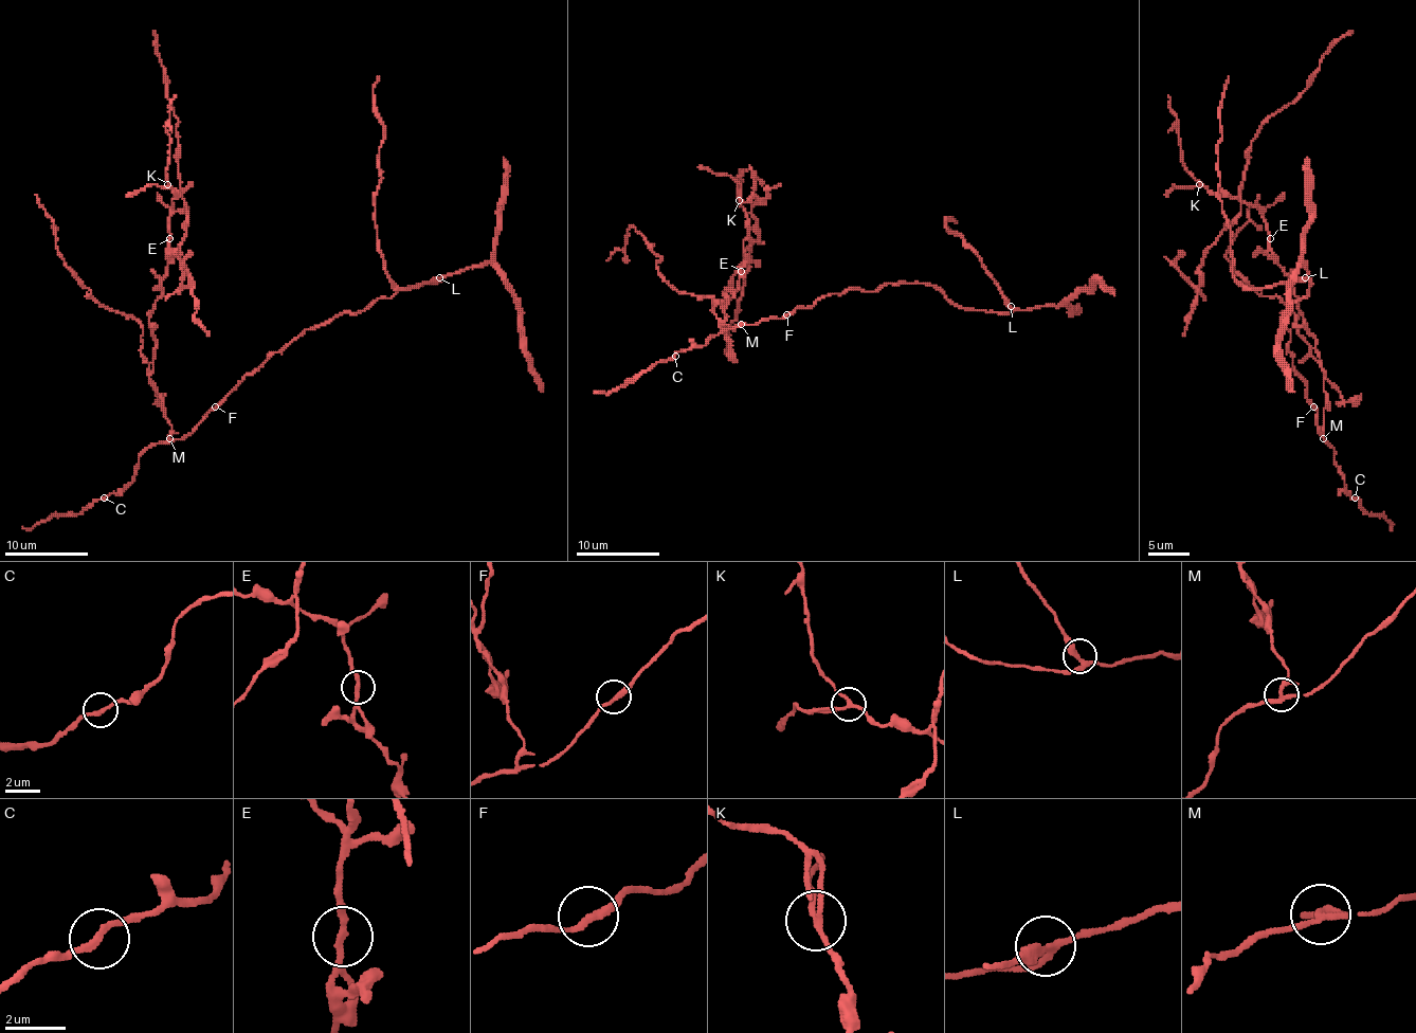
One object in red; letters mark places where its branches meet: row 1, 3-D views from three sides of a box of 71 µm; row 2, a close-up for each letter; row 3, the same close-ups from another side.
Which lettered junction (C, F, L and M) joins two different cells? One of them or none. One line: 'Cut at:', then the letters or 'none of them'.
Cut at: M

